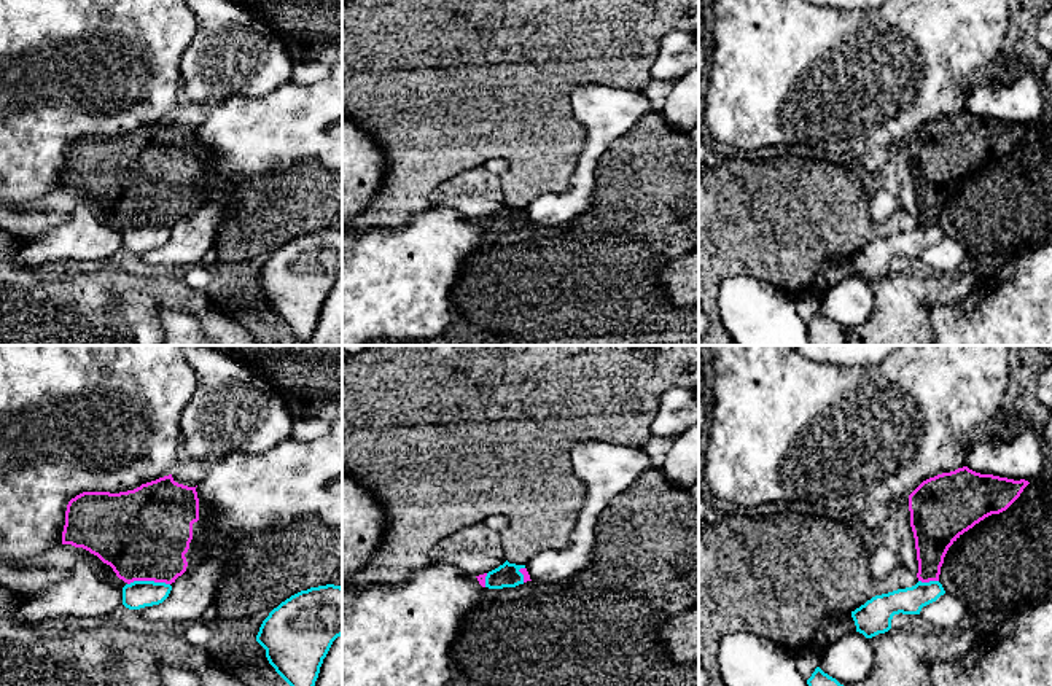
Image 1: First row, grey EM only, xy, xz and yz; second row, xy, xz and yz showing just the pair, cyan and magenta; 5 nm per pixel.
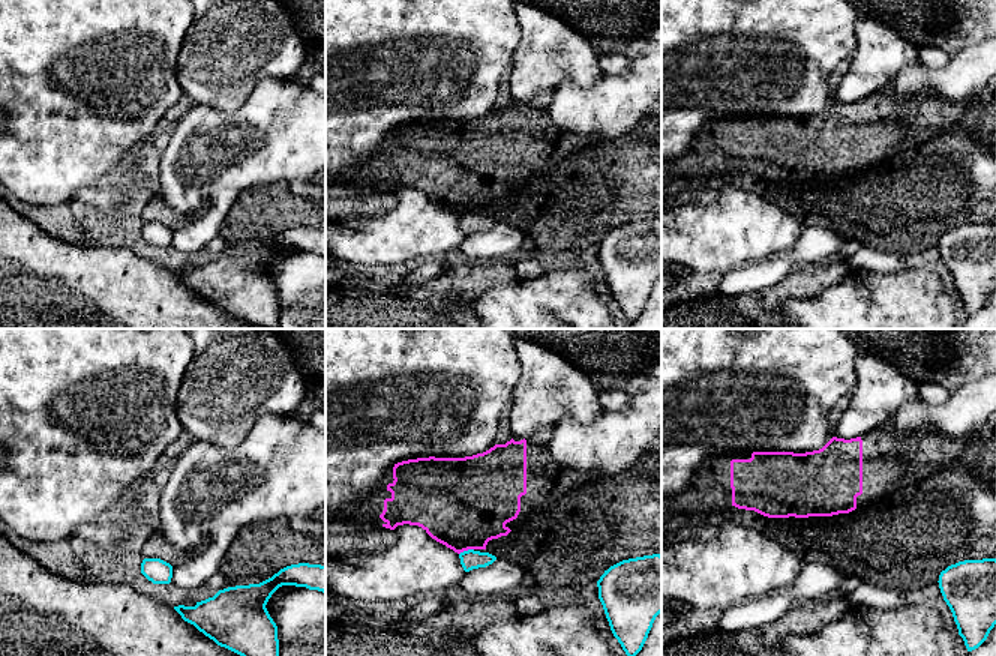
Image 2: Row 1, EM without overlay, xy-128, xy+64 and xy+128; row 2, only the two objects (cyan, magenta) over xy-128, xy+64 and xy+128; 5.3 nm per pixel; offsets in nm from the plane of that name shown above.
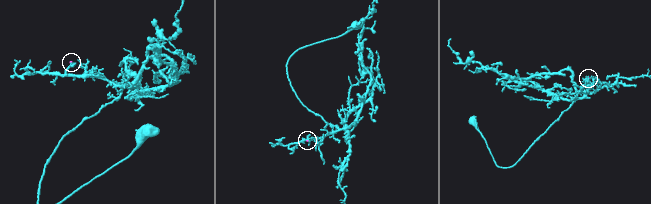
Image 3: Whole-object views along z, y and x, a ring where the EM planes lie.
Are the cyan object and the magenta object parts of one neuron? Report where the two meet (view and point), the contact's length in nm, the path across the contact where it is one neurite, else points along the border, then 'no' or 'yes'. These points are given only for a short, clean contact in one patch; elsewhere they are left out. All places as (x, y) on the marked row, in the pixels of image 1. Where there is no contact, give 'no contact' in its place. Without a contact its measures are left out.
contact xy (148, 581); length 220 nm; border xy (169, 583), (131, 581), (128, 584); no

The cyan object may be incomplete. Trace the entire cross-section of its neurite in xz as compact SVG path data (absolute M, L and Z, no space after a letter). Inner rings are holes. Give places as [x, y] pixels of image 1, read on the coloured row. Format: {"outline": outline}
{"outline": "M506 560L503 565L487 573L485 587L503 589L524 584L524 575L519 571L520 568L525 568L525 565L516 565Z"}

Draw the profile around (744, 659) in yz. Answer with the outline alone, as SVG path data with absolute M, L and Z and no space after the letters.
M735 630L718 643L718 668L726 686L808 686L796 665L796 653L769 638Z

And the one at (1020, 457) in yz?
M1034 430L1009 441L990 438L977 442L966 454L966 466L980 474L1036 482L1049 493L1039 435Z

